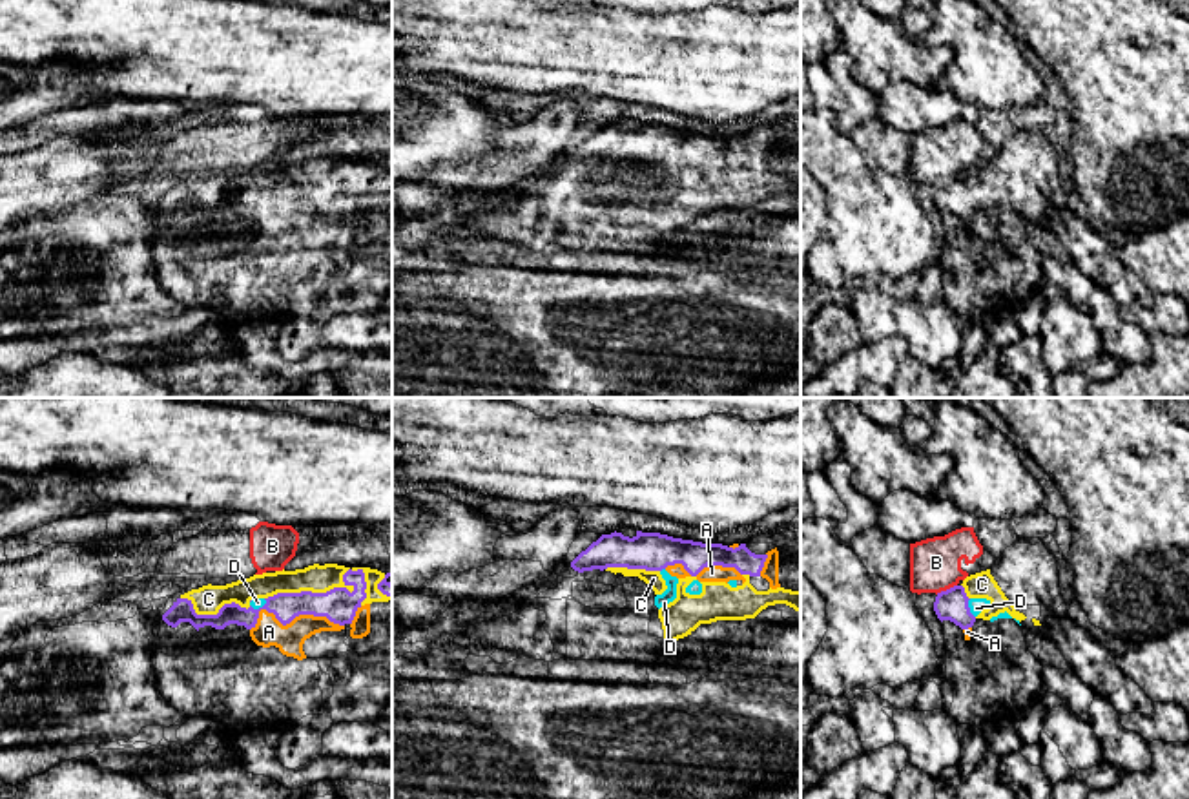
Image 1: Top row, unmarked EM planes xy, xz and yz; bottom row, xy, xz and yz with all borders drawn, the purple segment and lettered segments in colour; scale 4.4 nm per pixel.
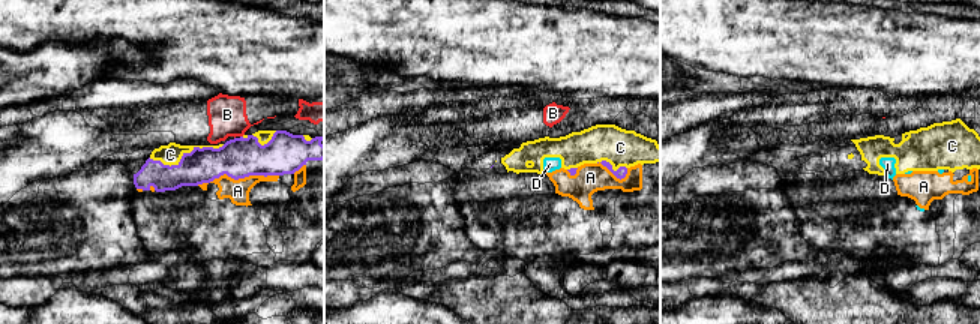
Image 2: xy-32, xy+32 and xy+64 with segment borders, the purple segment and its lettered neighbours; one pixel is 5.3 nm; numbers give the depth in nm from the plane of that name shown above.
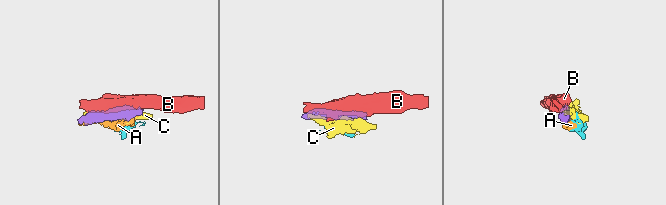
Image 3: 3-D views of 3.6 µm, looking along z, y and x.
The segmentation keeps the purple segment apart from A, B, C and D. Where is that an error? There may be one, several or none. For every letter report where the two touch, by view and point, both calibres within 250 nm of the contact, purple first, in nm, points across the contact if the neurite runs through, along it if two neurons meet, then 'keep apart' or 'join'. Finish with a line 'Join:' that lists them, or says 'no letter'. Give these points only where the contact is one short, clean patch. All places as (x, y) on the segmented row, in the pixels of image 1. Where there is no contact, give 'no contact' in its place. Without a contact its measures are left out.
A: xy (292, 619) | 150/130 nm | join
B: yz (947, 590) | 140/220 nm | keep apart
C: xy (320, 593) | 150/130 nm | join
D: yz (969, 608) | 140/70 nm | join
Join: A, C, D

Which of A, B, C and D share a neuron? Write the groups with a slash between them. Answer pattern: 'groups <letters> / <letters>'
groups A C D / B

